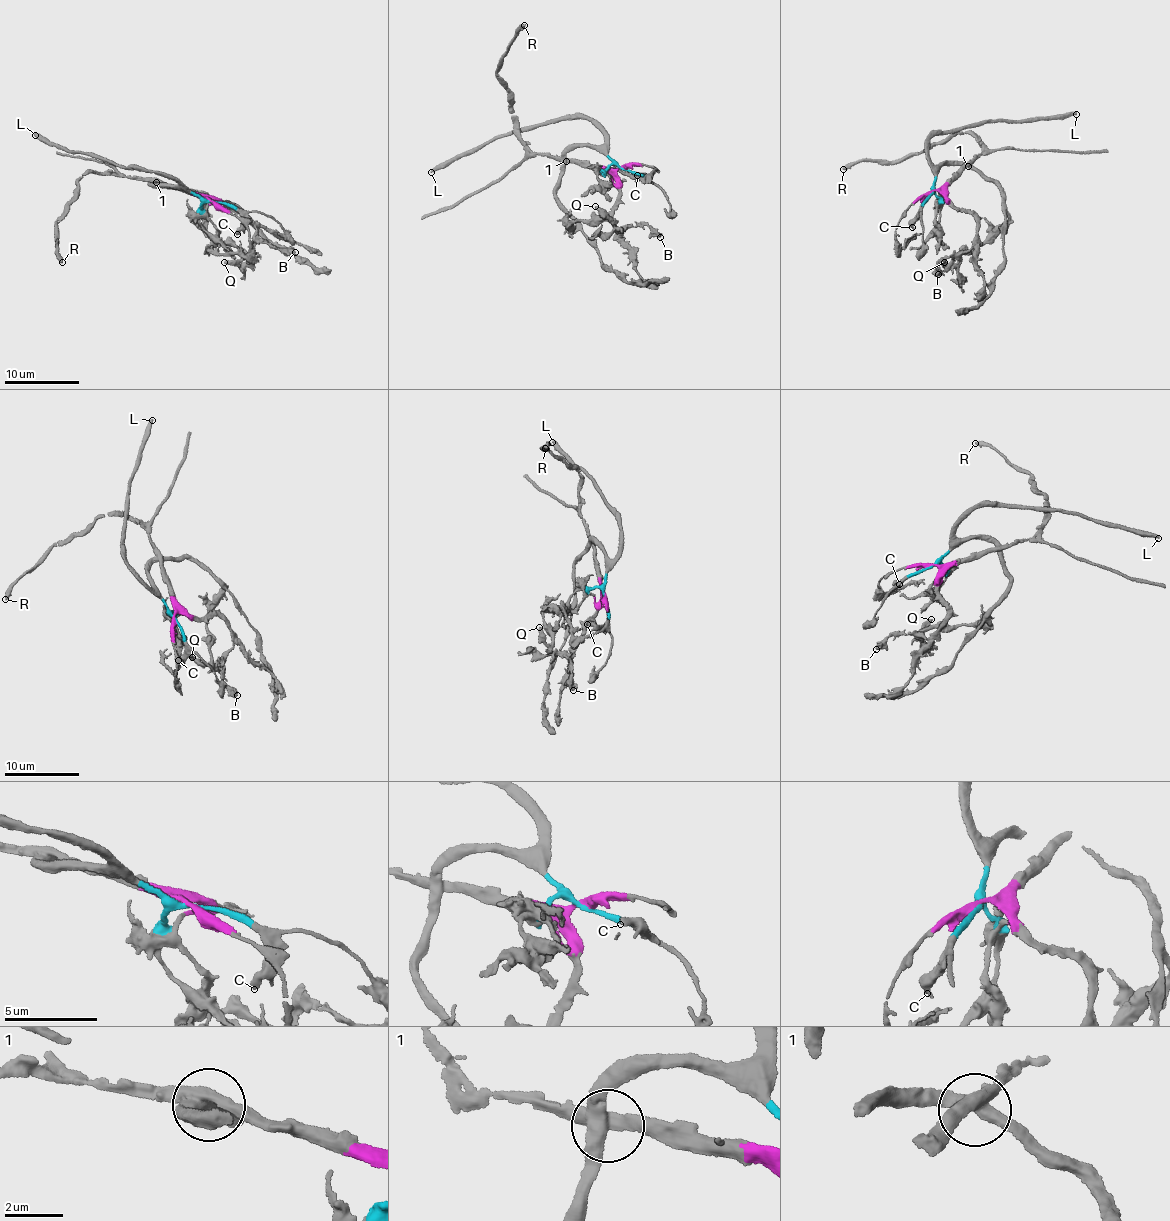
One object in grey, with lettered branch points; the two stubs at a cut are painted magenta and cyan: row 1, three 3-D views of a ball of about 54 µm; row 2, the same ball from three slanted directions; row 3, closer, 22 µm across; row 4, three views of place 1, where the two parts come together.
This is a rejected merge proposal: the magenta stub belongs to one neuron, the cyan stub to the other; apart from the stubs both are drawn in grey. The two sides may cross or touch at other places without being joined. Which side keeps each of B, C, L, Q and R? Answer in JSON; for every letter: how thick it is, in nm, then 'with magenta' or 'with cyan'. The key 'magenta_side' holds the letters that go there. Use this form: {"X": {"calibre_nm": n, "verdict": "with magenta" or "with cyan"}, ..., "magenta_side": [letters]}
{"B": {"calibre_nm": 500, "verdict": "with magenta"}, "C": {"calibre_nm": 320, "verdict": "with cyan"}, "L": {"calibre_nm": 340, "verdict": "with cyan"}, "Q": {"calibre_nm": 380, "verdict": "with cyan"}, "R": {"calibre_nm": 380, "verdict": "with magenta"}, "magenta_side": ["B", "R"]}

